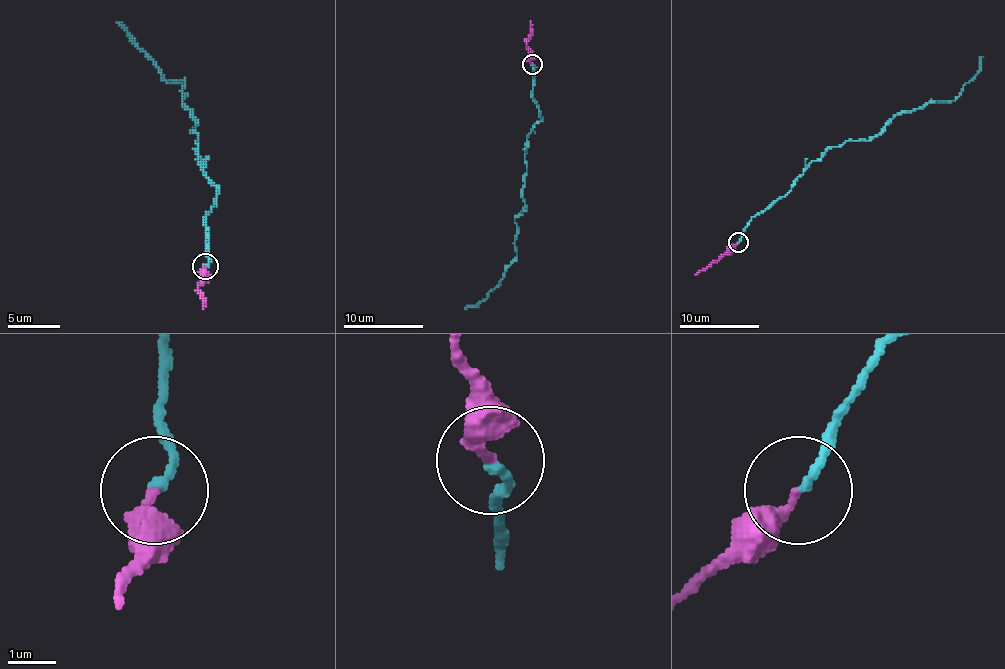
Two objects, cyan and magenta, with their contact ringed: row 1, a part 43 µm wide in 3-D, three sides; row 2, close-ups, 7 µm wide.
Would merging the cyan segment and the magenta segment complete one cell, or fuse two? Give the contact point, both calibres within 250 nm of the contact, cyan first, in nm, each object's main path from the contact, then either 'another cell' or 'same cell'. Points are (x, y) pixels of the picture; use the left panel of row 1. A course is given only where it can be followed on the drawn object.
place (205, 266); calibres 180 and 280 nm; course cyan (206, 267), (206, 214), (216, 188), (198, 159), (195, 117), (182, 101), (185, 83), (166, 80), (116, 22); course magenta (206, 267), (198, 290), (203, 309); same cell

